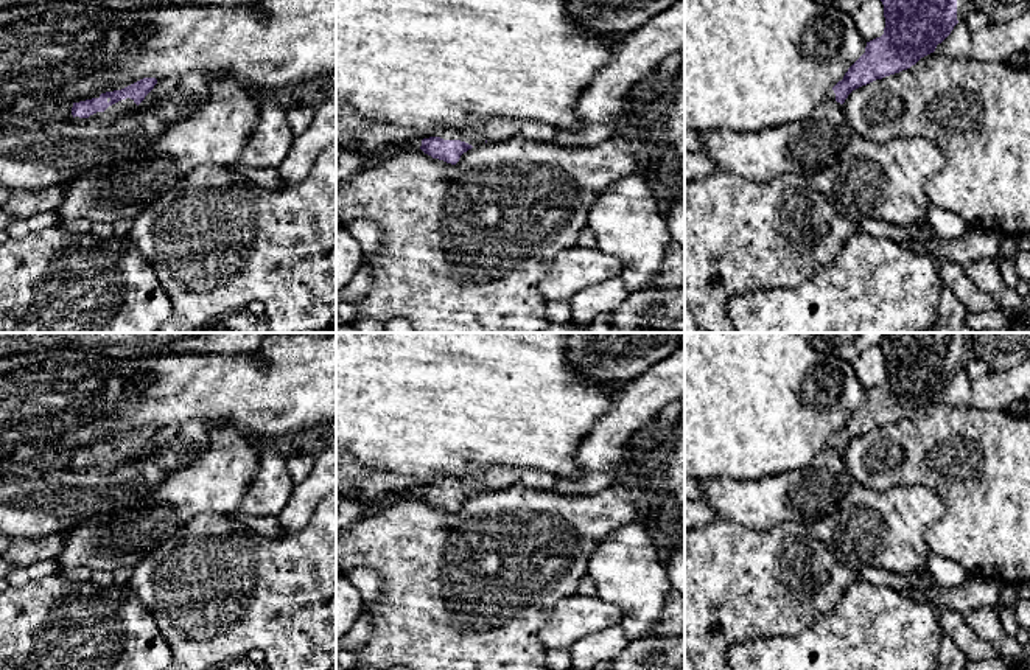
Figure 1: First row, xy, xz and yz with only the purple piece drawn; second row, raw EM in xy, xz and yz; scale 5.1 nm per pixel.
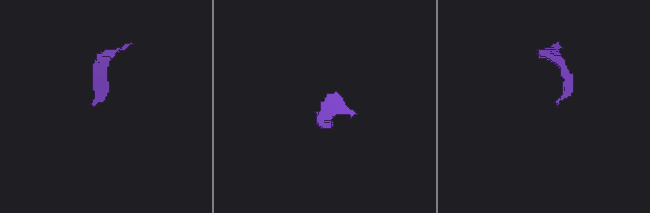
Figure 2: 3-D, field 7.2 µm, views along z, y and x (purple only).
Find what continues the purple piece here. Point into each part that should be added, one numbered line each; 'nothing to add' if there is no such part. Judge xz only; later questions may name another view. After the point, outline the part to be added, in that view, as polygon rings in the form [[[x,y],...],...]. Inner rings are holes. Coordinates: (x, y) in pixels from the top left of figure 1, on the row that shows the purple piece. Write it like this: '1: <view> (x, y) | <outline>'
1: xz (473, 134) | [[[470,118],[468,126],[462,131],[454,131],[448,127],[440,129],[437,131],[436,137],[448,138],[448,140],[461,140],[471,146],[485,143],[484,124],[482,120],[479,118]]]

